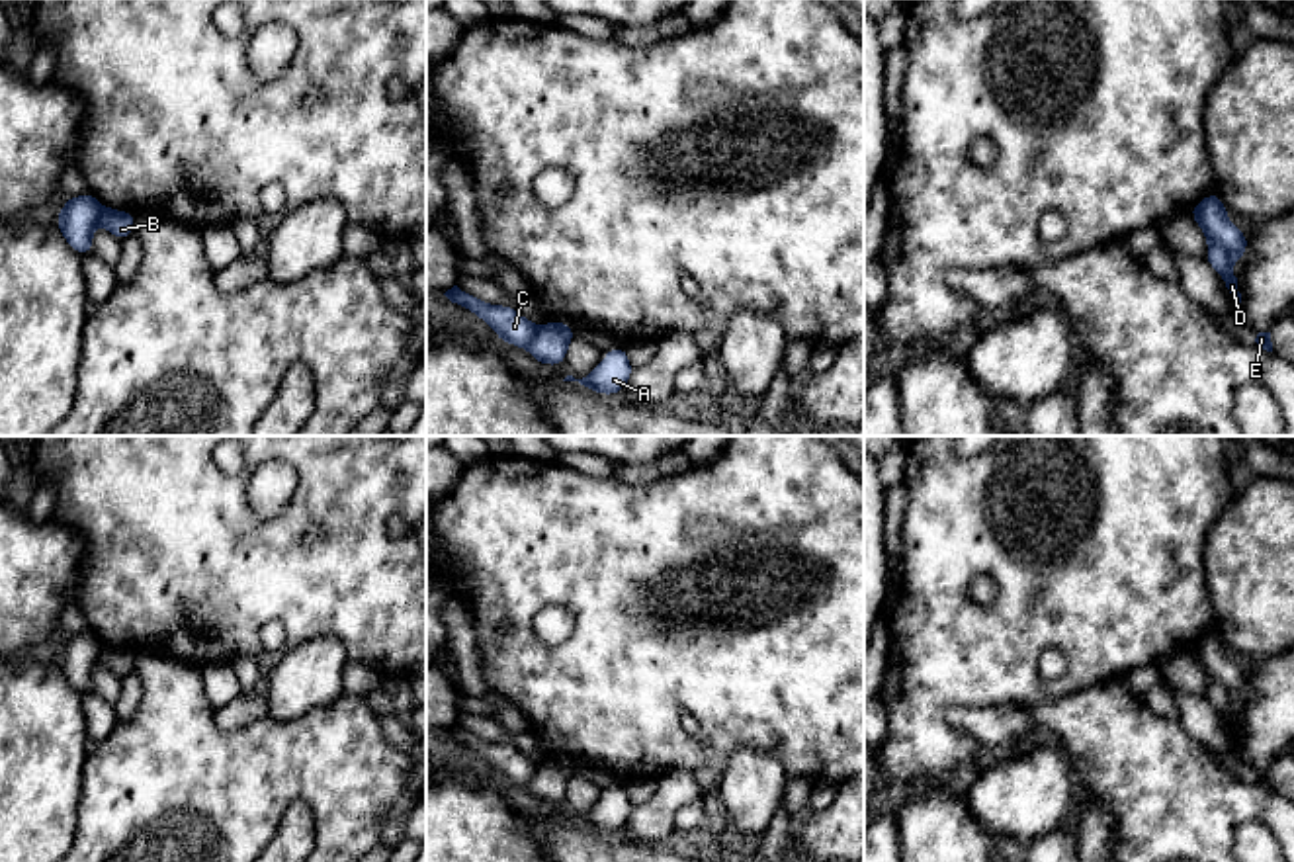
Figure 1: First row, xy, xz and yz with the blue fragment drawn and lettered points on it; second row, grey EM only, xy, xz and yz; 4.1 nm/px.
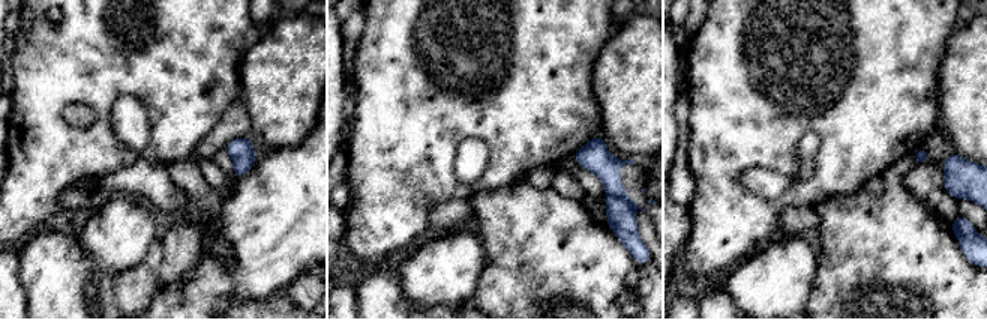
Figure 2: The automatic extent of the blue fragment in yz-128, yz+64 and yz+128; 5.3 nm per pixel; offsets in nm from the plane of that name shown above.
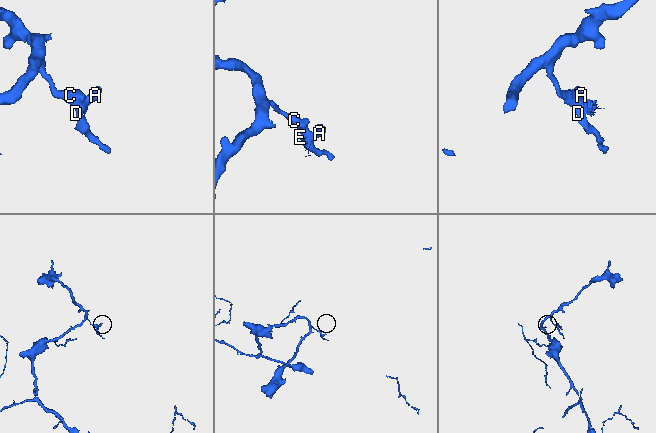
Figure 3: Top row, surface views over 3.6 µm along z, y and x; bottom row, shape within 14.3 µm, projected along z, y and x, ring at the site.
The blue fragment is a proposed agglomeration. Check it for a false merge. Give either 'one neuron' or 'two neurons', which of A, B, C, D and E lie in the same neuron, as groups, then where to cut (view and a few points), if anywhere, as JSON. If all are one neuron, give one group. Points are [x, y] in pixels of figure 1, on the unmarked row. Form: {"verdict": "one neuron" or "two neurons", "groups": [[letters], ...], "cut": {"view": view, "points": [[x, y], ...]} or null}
{"verdict": "two neurons", "groups": [["A", "B"], ["C", "D", "E"]], "cut": {"view": "yz", "points": [[1208, 675], [1224, 689], [1230, 700]]}}

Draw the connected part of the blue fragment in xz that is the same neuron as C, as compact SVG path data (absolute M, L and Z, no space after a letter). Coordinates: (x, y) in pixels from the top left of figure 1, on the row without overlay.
M453 723L444 731L452 741L469 747L481 758L485 758L498 774L500 780L508 780L518 786L526 786L538 772L538 764L524 756L514 745L489 743L475 733Z

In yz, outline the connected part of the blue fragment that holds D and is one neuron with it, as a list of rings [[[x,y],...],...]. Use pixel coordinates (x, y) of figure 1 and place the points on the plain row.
[[[1208,676],[1206,700],[1220,711],[1226,725],[1229,727],[1233,741],[1241,741],[1241,731],[1237,729],[1237,715],[1231,710],[1231,700],[1226,688],[1212,676]]]

